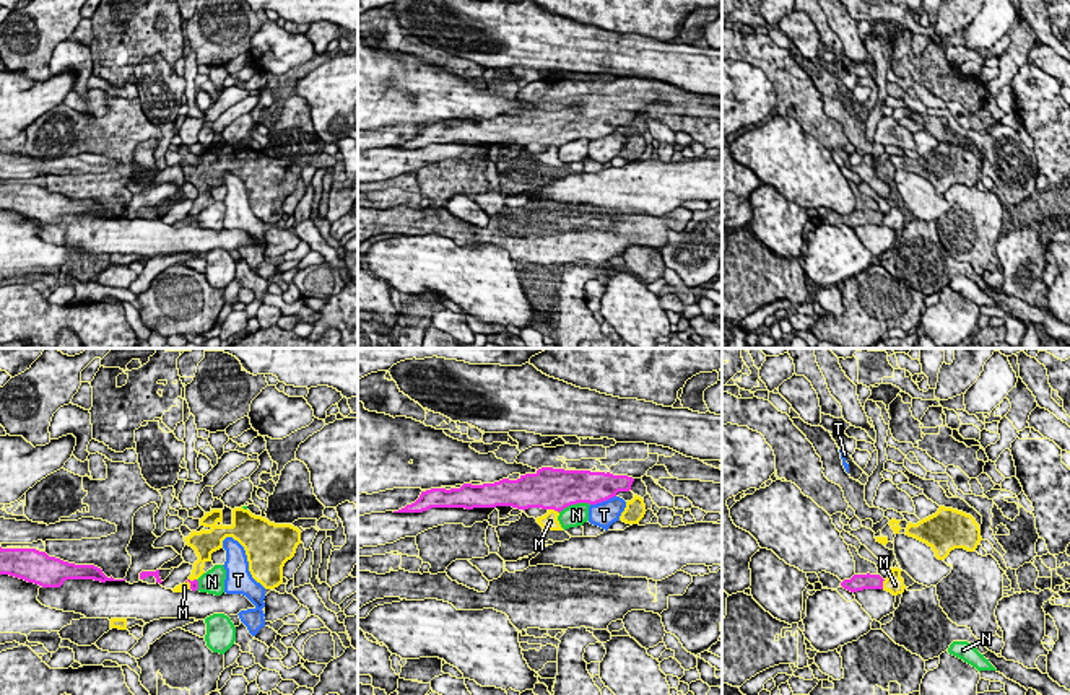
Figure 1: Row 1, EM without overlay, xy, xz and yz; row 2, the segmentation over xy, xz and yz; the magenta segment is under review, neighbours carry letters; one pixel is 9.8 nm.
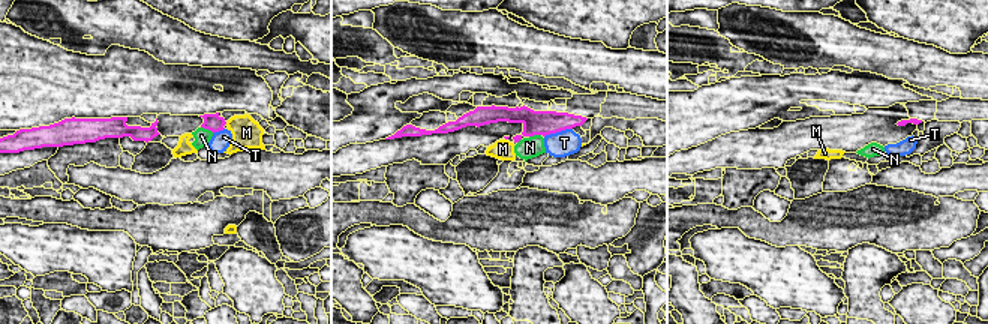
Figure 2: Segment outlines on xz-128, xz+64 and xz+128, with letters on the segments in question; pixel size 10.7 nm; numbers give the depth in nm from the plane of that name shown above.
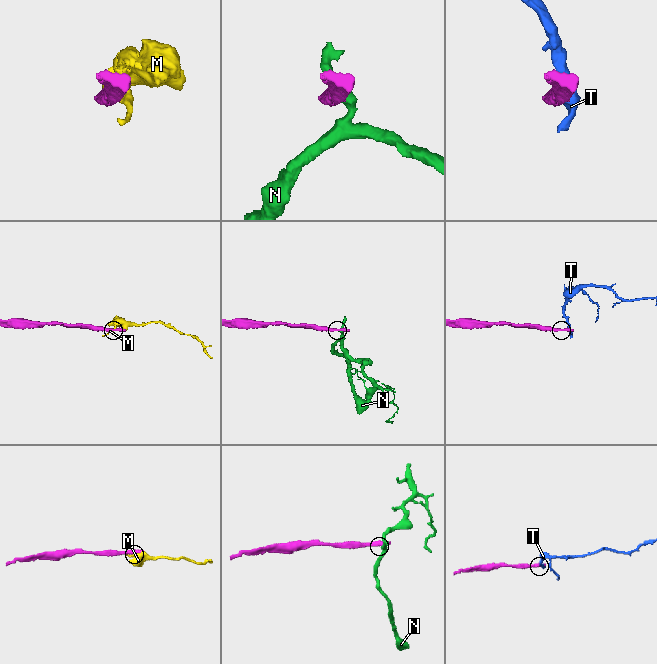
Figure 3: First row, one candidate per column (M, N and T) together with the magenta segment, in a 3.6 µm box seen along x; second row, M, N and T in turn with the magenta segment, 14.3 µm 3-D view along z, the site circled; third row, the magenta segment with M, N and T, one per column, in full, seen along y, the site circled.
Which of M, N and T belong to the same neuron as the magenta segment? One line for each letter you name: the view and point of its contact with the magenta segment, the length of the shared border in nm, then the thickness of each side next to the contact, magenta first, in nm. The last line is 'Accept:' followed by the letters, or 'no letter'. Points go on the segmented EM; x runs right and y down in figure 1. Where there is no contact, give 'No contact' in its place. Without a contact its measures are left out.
Accept: no letter

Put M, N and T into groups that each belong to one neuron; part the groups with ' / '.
M / N / T

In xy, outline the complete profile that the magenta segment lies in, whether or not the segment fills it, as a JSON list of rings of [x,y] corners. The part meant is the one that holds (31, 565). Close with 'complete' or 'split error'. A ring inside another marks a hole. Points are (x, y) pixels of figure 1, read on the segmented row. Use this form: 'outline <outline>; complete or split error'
outline [[[2,549],[0,575],[10,575],[42,588],[60,588],[67,579],[125,581],[107,578],[94,565],[75,565],[36,549]]]; complete

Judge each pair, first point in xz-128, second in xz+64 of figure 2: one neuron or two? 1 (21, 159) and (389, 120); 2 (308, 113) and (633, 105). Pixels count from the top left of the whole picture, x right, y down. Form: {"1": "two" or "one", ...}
{"1": "two", "2": "two"}

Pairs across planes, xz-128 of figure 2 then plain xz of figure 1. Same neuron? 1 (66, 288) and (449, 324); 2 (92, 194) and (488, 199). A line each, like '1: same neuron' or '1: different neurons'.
1: different neurons
2: different neurons

